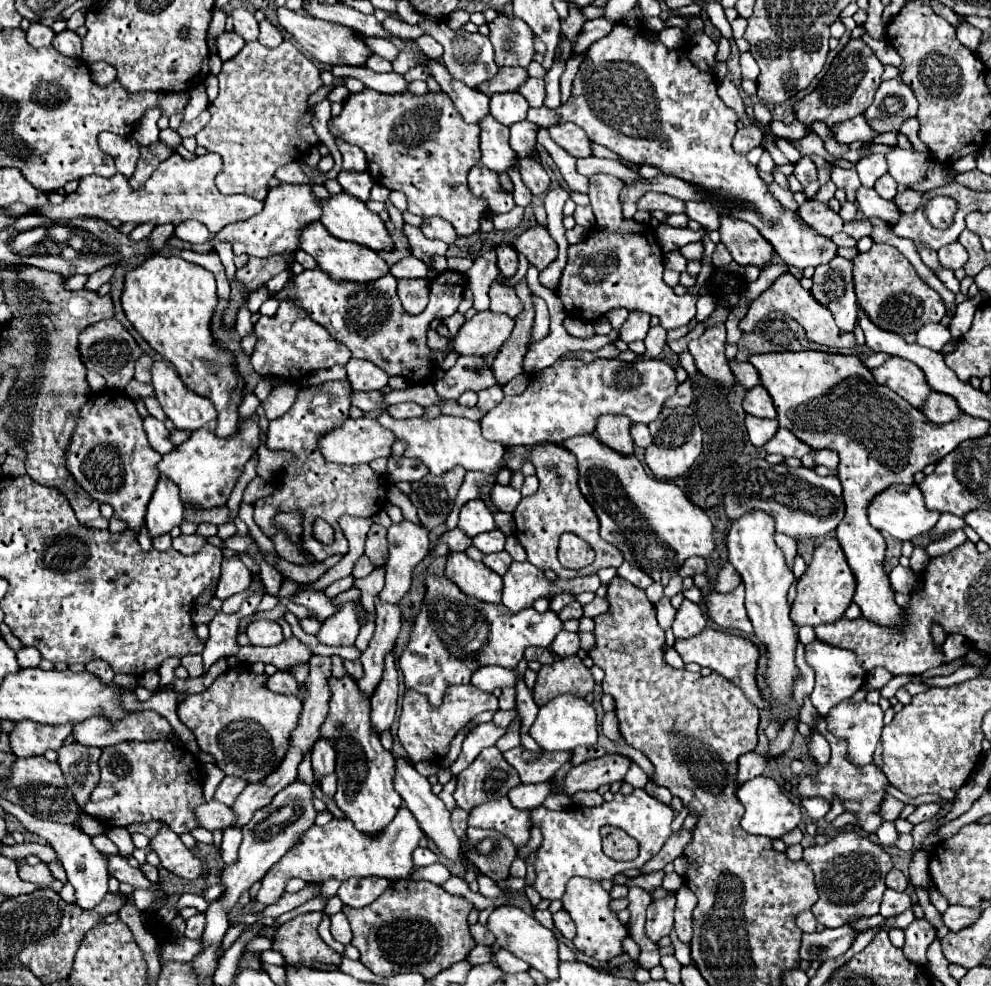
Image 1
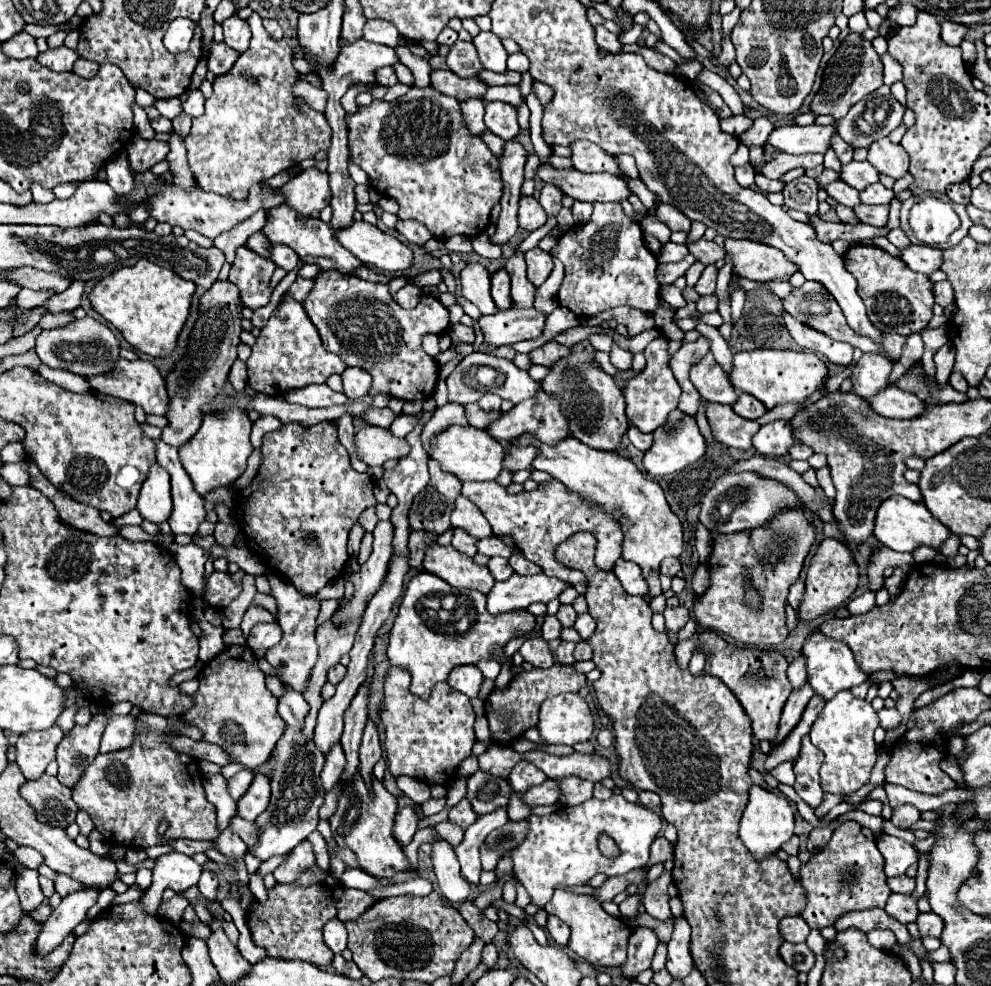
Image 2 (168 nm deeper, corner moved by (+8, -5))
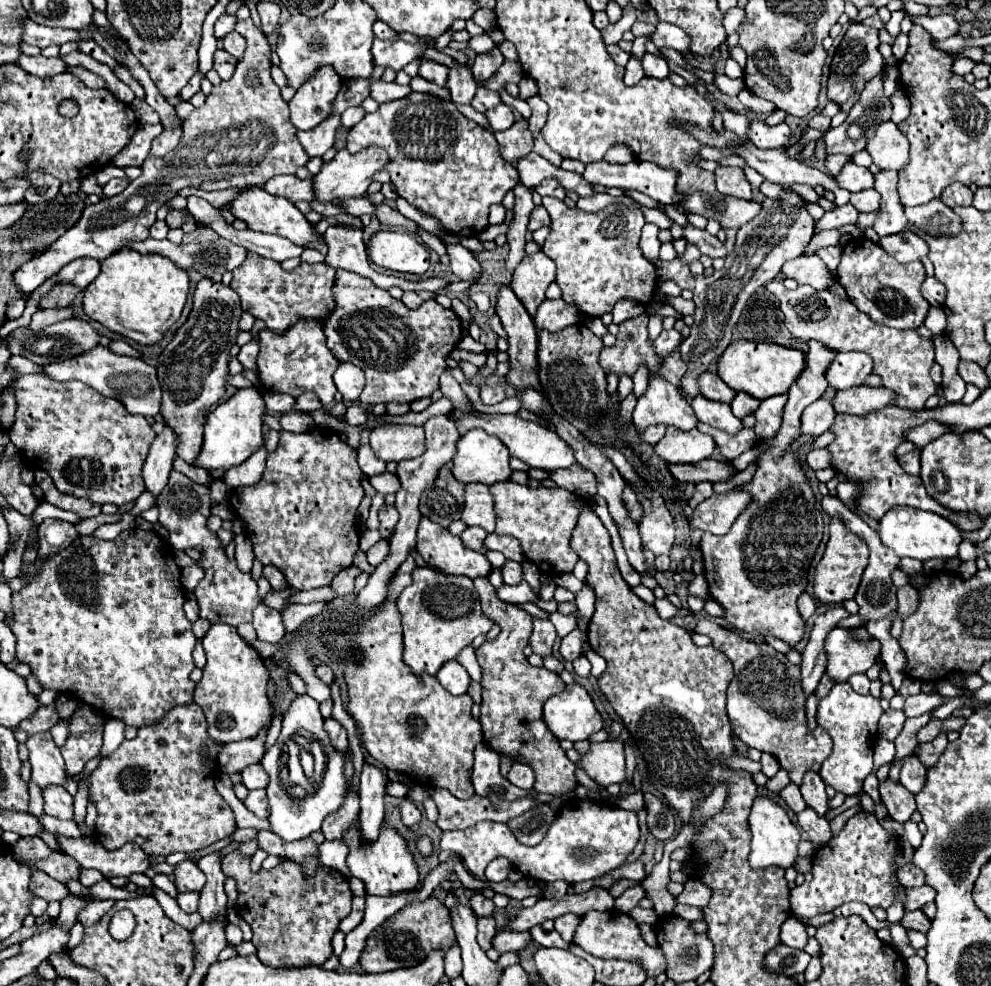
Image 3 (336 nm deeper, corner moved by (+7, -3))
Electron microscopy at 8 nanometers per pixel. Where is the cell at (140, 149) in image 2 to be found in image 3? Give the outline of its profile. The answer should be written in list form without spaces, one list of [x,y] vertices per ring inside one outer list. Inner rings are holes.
[[[169,128],[169,130],[163,130],[163,132],[153,140],[151,154],[153,154],[153,156],[159,156],[159,158],[165,156],[167,152],[171,152],[171,150],[179,144],[181,136],[183,136],[181,128]]]

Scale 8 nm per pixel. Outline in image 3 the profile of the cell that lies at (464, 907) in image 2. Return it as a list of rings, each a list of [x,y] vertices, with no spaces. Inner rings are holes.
[[[477,892],[477,894],[471,898],[471,908],[473,908],[473,912],[475,912],[477,916],[489,916],[489,914],[493,914],[495,904],[493,904],[493,900],[489,900],[489,898],[485,898],[481,892]]]

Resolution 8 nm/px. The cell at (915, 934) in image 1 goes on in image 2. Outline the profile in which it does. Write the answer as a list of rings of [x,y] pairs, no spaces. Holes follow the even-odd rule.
[[[924,912],[924,914],[918,914],[916,924],[918,924],[920,938],[928,938],[928,936],[940,938],[942,928],[944,928],[944,920],[942,920],[938,914],[934,914],[934,912]]]

